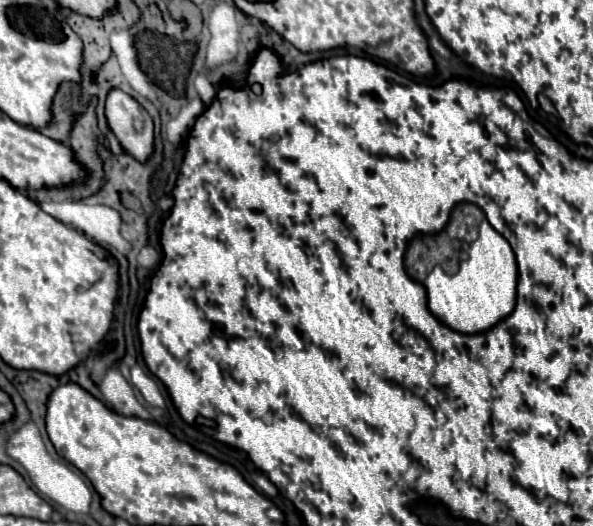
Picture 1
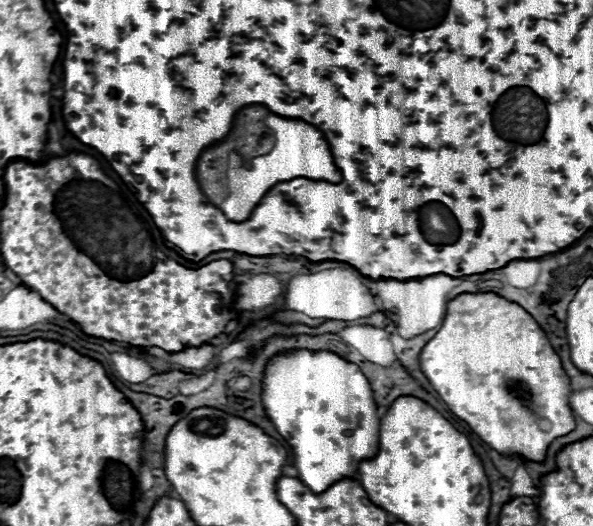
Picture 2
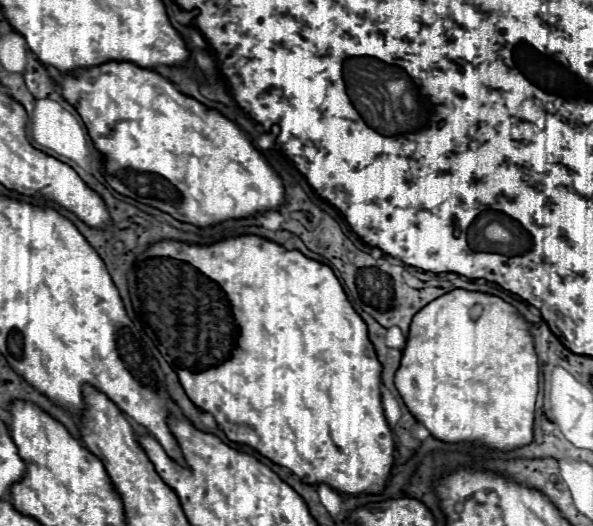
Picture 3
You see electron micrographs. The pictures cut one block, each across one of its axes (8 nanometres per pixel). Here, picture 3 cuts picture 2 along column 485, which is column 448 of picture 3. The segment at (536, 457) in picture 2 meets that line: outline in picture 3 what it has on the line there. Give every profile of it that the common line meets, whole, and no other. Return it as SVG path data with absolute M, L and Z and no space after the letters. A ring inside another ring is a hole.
M456 288L414 314L394 384L416 420L444 442L478 442L492 450L514 450L530 444L538 394L538 362L528 322L498 296Z

